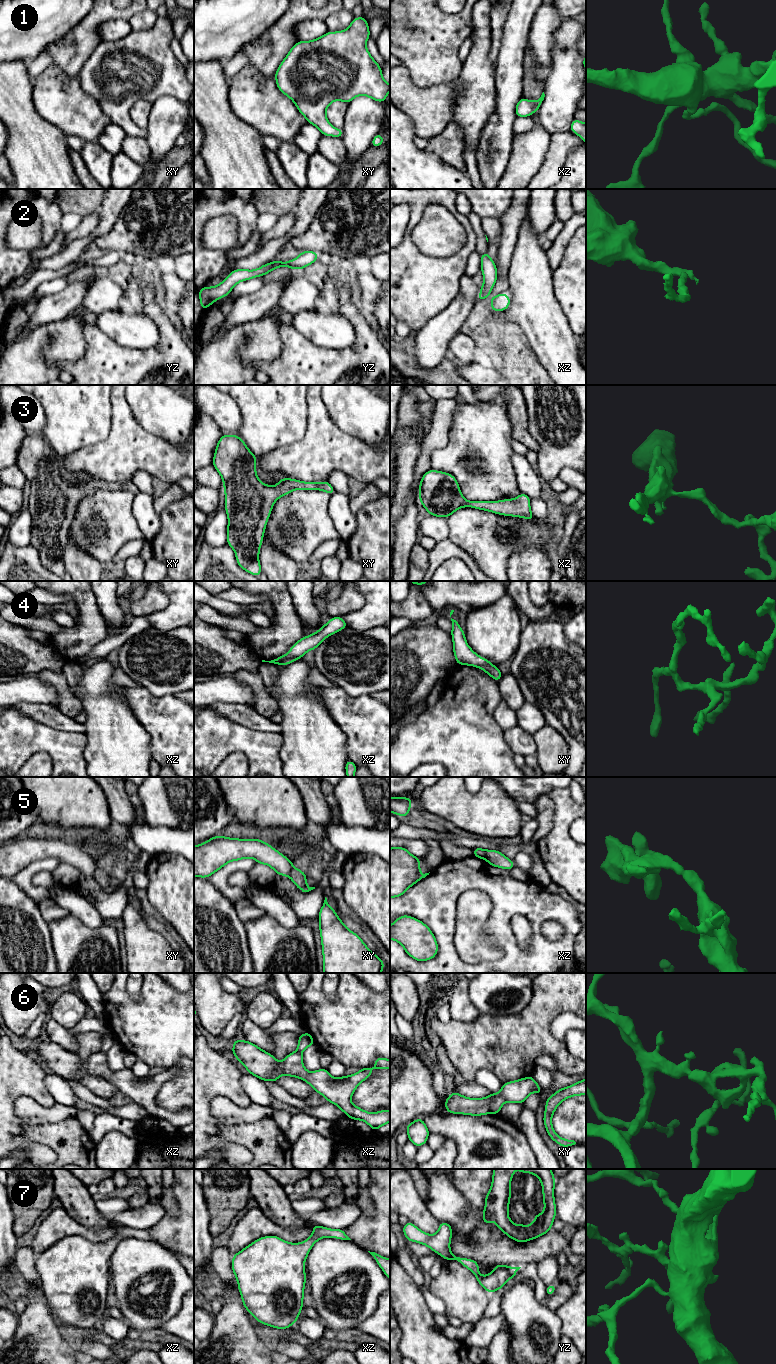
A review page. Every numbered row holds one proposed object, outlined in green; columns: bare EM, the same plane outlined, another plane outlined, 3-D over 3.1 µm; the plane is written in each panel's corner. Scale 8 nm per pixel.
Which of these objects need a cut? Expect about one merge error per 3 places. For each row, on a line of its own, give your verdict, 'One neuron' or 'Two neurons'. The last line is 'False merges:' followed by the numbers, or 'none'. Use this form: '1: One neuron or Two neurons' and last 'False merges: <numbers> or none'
1: One neuron
2: One neuron
3: One neuron
4: Two neurons
5: Two neurons
6: One neuron
7: One neuron
False merges: 4, 5

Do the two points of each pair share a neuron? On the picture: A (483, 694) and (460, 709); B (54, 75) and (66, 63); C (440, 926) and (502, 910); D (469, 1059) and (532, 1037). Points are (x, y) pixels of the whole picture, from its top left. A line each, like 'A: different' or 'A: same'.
A: same
B: different
C: same
D: same

